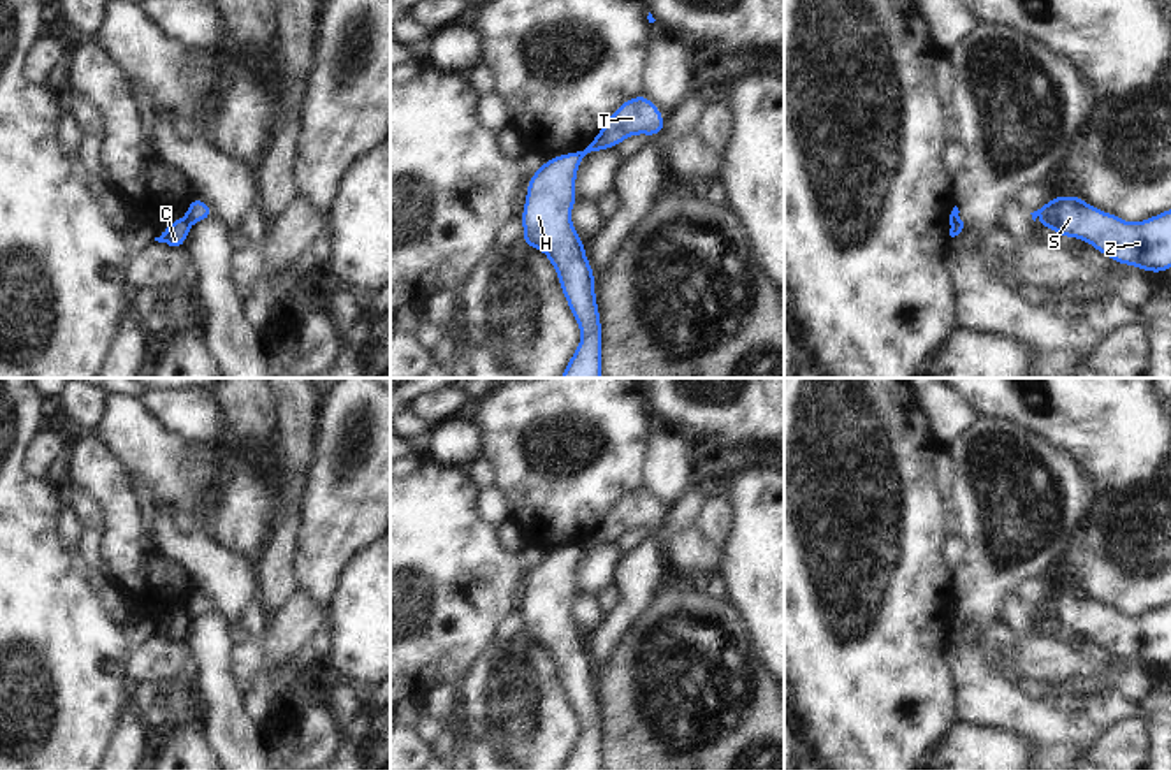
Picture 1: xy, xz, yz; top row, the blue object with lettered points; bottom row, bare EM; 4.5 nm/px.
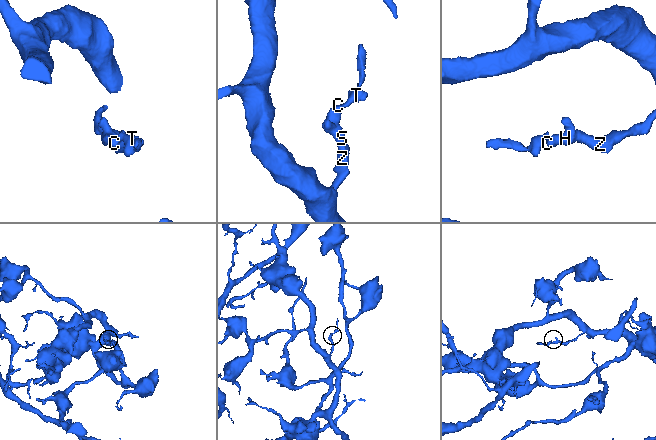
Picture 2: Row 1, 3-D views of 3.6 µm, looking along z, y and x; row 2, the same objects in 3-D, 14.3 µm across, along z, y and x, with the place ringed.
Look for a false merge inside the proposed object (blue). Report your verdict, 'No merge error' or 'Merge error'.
Merge error

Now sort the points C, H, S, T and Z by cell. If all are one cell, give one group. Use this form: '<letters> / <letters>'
C H S Z / T

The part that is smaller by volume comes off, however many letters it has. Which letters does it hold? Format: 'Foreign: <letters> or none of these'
Foreign: T

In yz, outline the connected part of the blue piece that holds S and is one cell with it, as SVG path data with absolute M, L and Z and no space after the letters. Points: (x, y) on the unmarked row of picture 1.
M1060 589L1030 608L1034 615L1041 612L1039 622L1048 621L1060 631L1081 633L1118 657L1141 661L1145 666L1171 663L1171 603L1132 617L1078 589Z

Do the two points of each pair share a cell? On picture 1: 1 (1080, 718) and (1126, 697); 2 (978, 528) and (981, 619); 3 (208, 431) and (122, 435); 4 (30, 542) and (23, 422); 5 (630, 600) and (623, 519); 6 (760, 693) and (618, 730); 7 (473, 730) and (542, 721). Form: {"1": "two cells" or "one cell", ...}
{"1": "one cell", "2": "one cell", "3": "two cells", "4": "one cell", "5": "one cell", "6": "one cell", "7": "two cells"}

